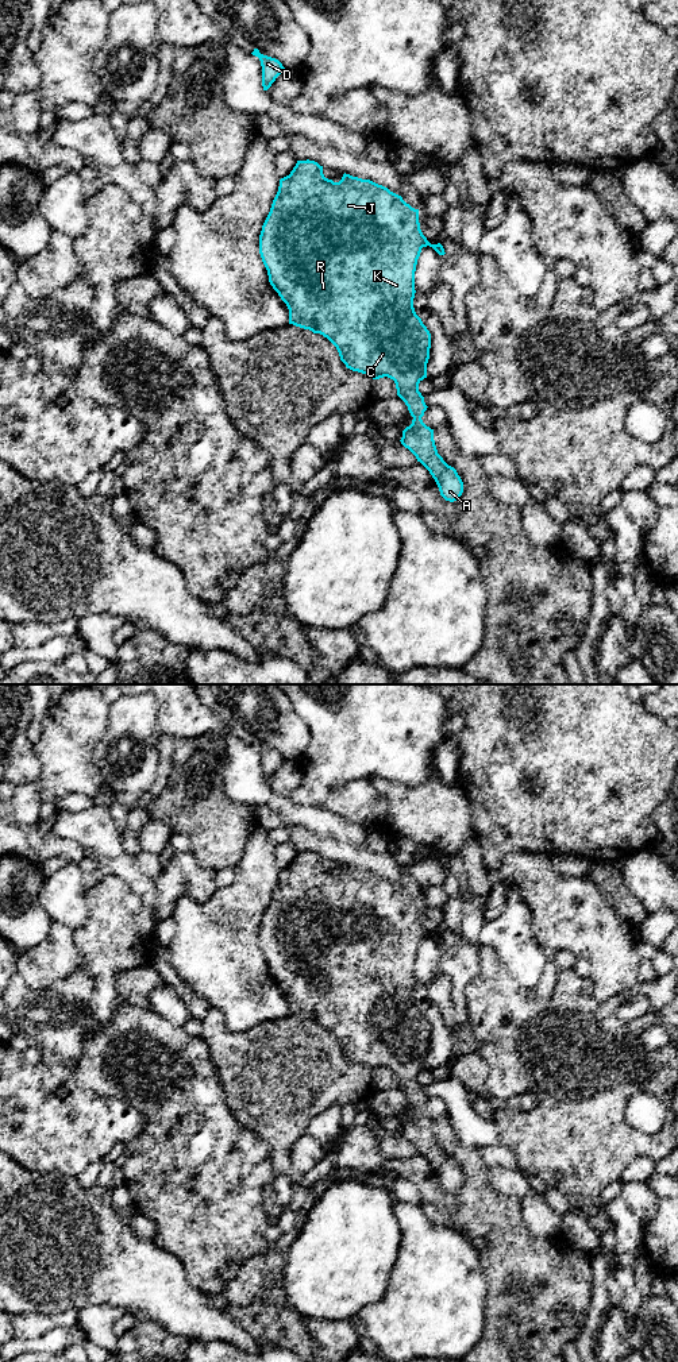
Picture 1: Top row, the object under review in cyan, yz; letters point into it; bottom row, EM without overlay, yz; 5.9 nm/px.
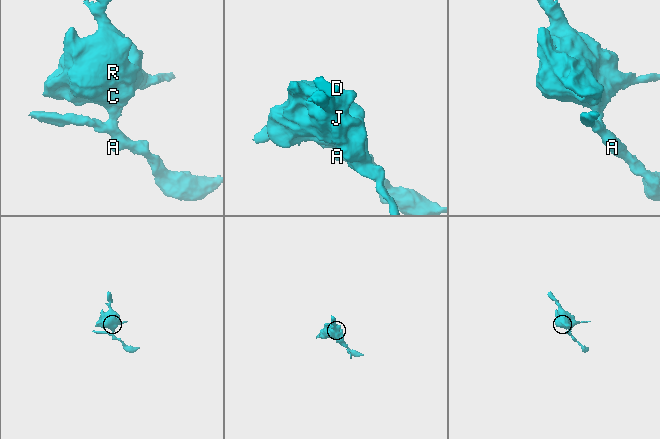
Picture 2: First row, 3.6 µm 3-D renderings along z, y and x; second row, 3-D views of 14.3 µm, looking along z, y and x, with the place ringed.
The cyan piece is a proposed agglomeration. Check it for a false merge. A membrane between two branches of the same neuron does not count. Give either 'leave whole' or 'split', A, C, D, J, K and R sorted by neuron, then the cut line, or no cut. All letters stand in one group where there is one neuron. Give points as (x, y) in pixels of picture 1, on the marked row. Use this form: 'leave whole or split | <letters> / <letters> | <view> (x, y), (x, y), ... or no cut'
leave whole | A C D J K R | no cut

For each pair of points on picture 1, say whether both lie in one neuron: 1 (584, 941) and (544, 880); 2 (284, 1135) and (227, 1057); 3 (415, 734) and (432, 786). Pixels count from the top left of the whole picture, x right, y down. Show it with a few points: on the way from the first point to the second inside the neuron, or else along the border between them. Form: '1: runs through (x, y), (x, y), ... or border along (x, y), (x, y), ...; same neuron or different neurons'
1: runs through (581, 926), (550, 895); same neuron
2: runs through (280, 1117), (278, 1108), (246, 1076); same neuron
3: border along (457, 782), (432, 770), (399, 783); different neurons

